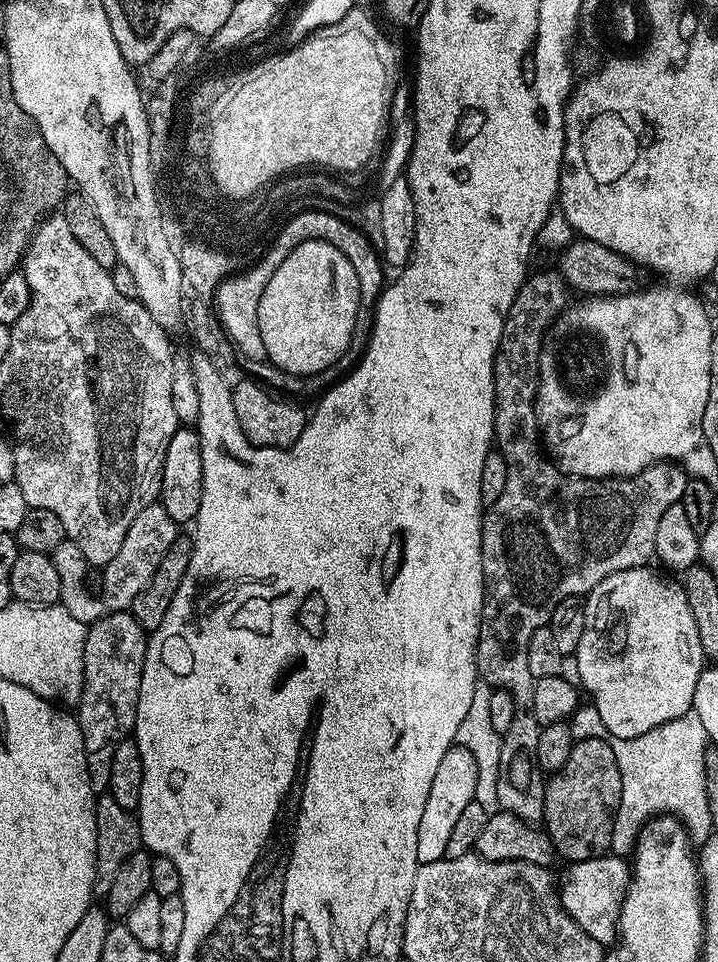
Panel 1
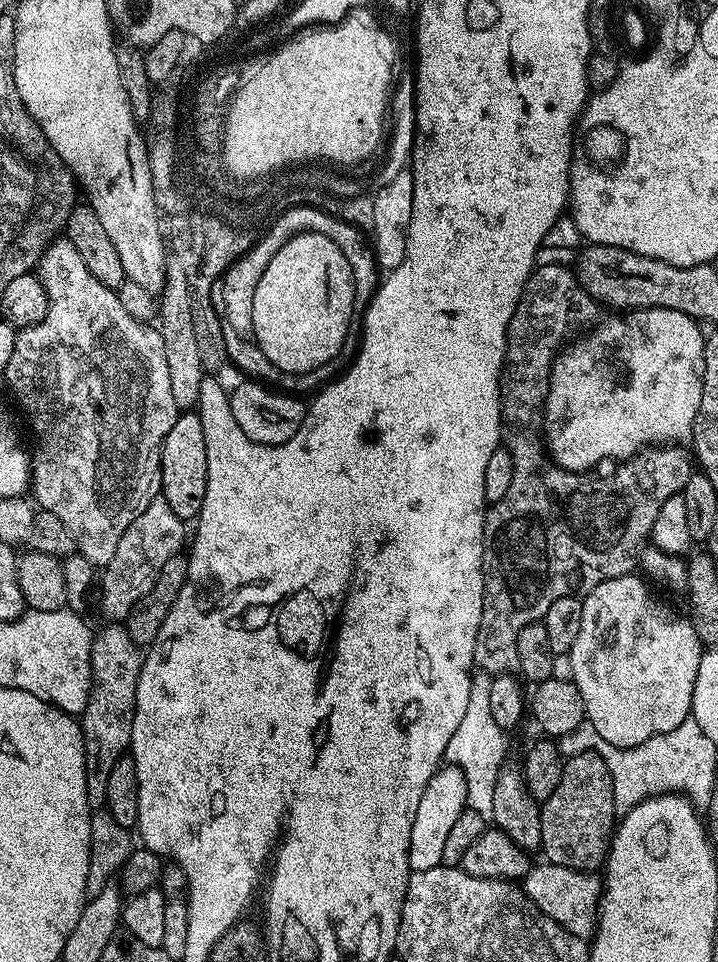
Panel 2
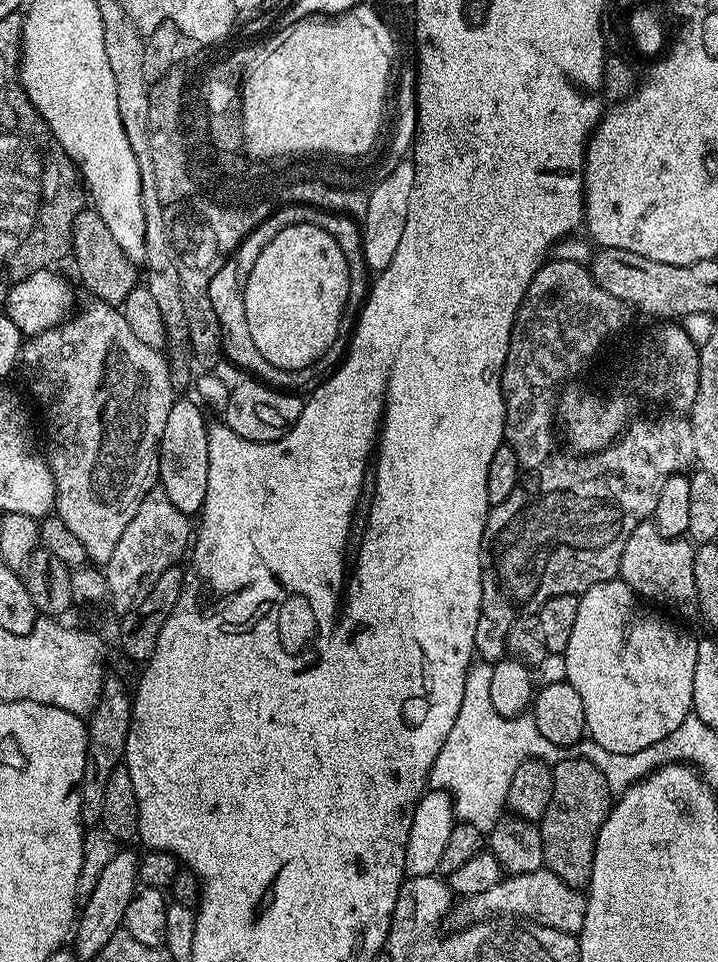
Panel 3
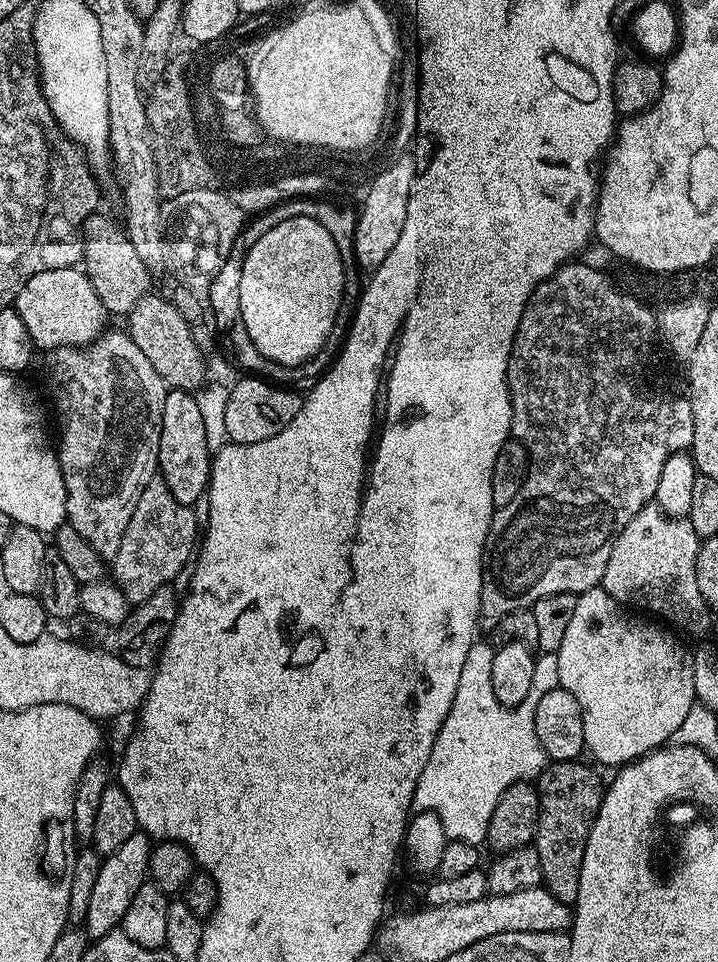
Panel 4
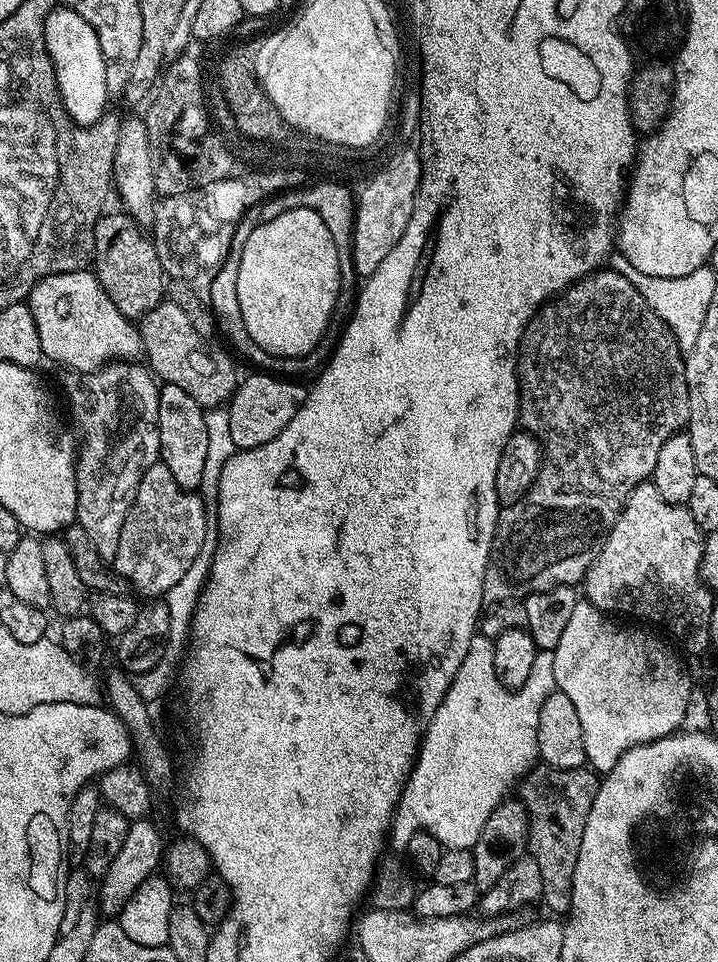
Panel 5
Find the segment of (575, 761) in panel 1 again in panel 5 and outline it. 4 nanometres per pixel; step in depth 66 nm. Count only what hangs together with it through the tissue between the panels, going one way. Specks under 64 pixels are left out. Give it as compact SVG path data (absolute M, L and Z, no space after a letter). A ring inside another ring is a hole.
M537 766L524 773L519 781L518 799L528 812L528 839L526 852L538 862L538 871L542 873L542 904L549 908L549 913L567 914L572 911L574 898L574 866L578 866L578 850L582 850L582 830L586 830L586 818L590 818L590 806L600 789L601 777L591 768L558 770L547 766Z

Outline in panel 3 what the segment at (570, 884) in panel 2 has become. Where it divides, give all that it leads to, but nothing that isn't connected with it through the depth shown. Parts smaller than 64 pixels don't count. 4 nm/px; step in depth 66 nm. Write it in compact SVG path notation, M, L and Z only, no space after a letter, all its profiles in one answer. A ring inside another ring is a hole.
M546 866L530 874L505 875L497 884L490 886L490 890L482 890L482 894L459 904L450 912L450 920L453 920L456 926L466 926L493 918L519 918L524 922L578 934L586 918L585 893L562 882L562 878L558 878L558 874L554 874Z

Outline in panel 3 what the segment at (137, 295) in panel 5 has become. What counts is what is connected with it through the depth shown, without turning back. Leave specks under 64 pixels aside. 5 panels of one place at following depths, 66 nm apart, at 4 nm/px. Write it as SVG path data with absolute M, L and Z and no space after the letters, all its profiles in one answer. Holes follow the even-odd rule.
M85 206L74 218L72 223L71 259L76 259L76 272L82 283L88 287L89 297L95 298L101 304L113 306L123 305L126 294L138 287L136 280L137 265L133 264L126 254L122 254L122 246L112 237L106 222L96 213L96 209Z

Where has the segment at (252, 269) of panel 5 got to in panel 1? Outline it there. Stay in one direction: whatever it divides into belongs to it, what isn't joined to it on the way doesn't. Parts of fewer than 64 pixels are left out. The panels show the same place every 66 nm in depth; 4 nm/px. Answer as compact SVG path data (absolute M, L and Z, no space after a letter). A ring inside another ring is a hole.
M321 240L302 242L270 274L262 302L258 302L258 334L266 346L267 361L303 378L326 370L350 346L358 304L358 274L342 250L334 250L330 242Z

